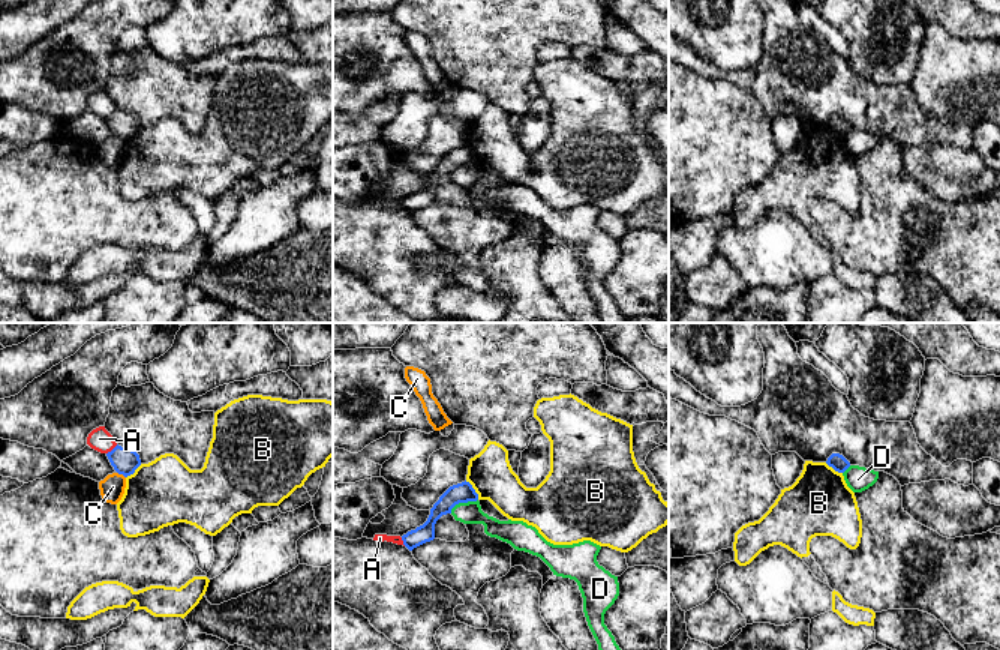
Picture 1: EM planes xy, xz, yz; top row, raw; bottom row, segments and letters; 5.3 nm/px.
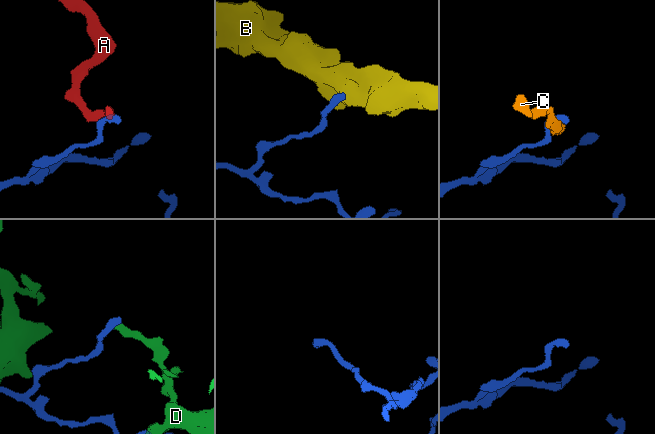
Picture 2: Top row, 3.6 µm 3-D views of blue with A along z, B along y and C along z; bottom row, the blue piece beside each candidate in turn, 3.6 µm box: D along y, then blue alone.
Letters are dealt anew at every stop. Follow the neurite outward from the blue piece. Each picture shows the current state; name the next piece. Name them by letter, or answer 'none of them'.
none of them

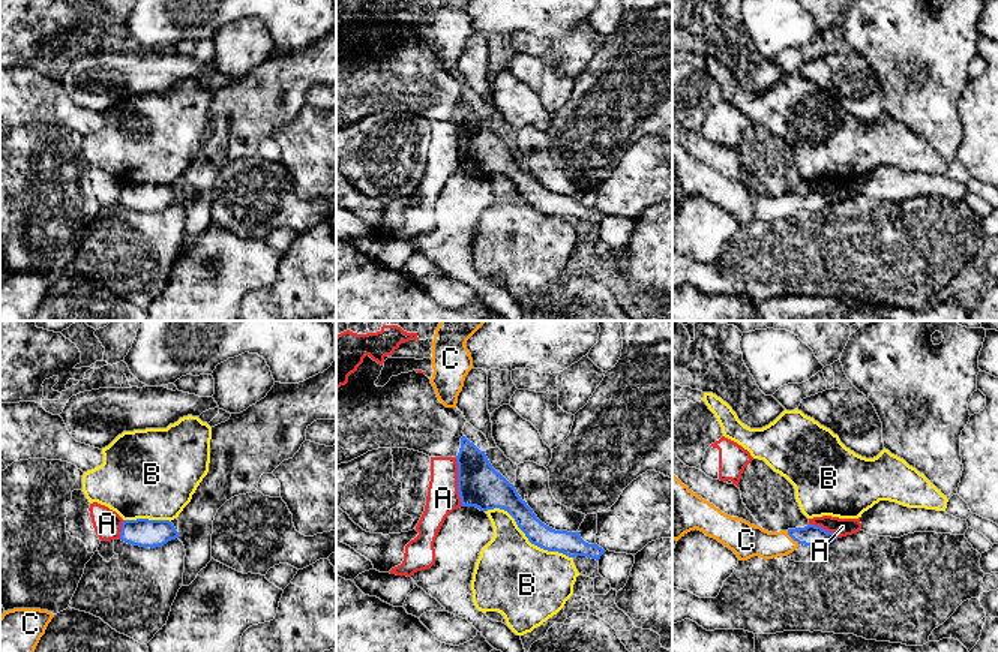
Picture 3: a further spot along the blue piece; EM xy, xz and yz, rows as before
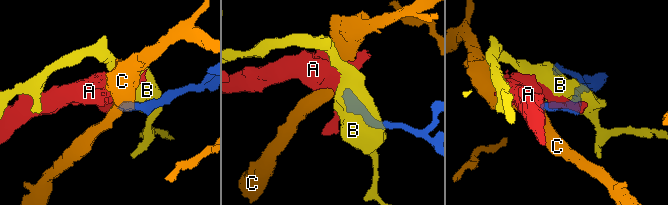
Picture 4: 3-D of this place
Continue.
C

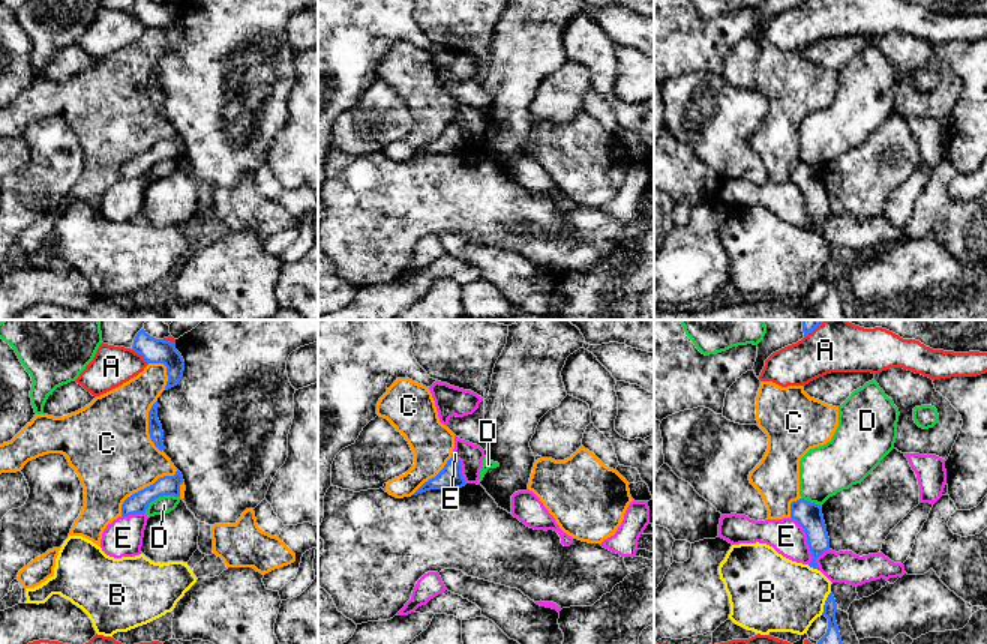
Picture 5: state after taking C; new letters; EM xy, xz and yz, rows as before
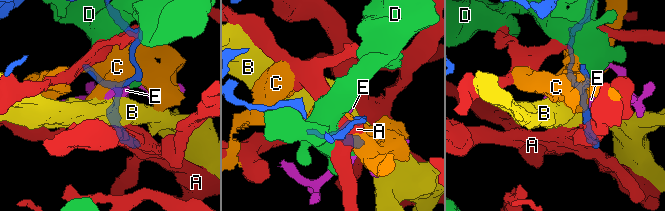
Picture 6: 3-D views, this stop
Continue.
none of them

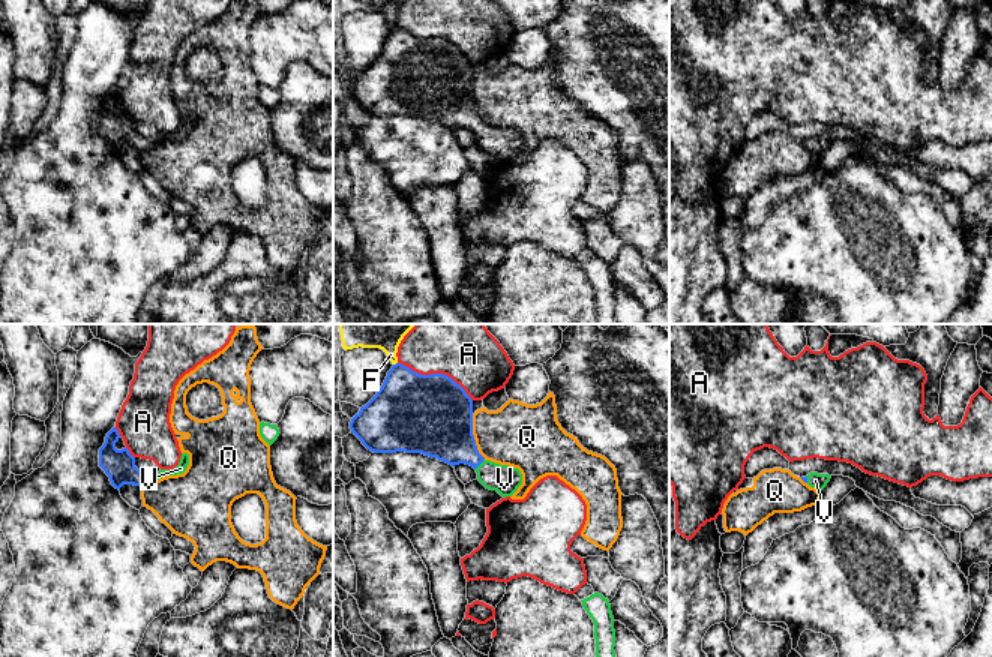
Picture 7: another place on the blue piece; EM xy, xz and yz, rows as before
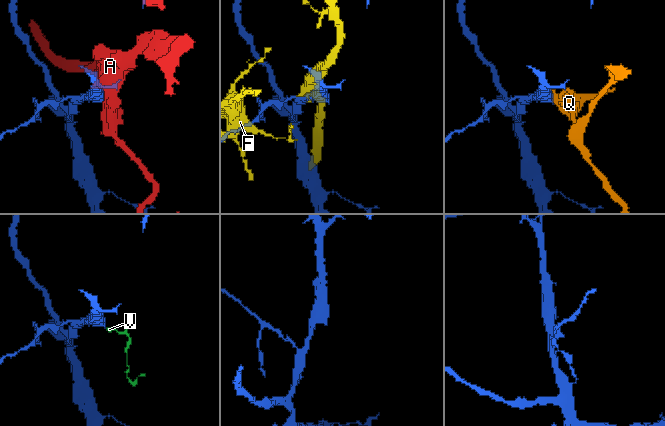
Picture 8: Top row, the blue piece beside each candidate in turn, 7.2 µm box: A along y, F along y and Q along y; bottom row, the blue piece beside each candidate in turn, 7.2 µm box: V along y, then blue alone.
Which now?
V

